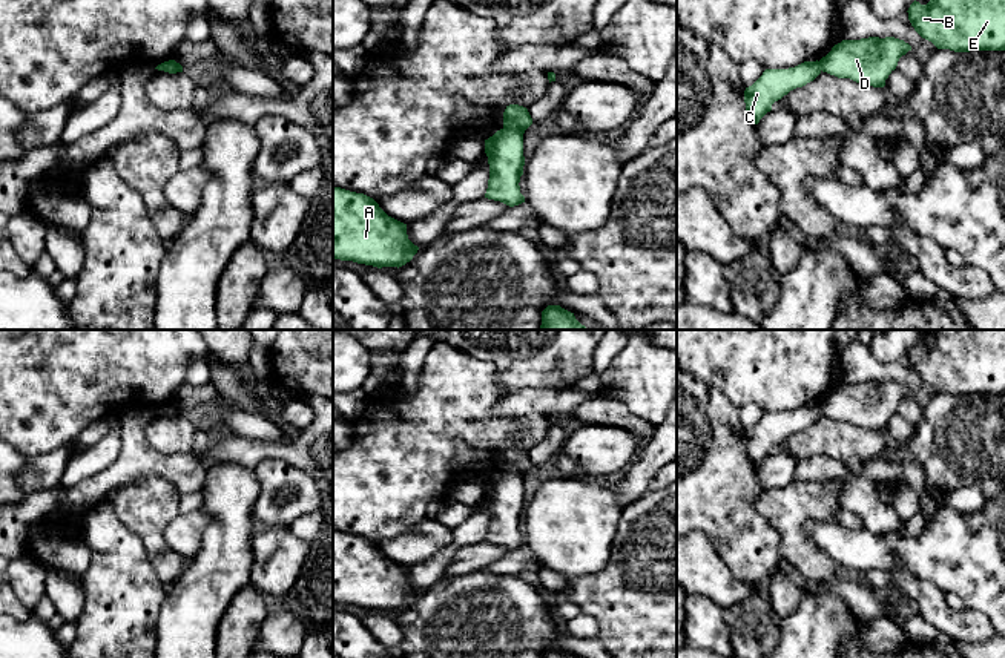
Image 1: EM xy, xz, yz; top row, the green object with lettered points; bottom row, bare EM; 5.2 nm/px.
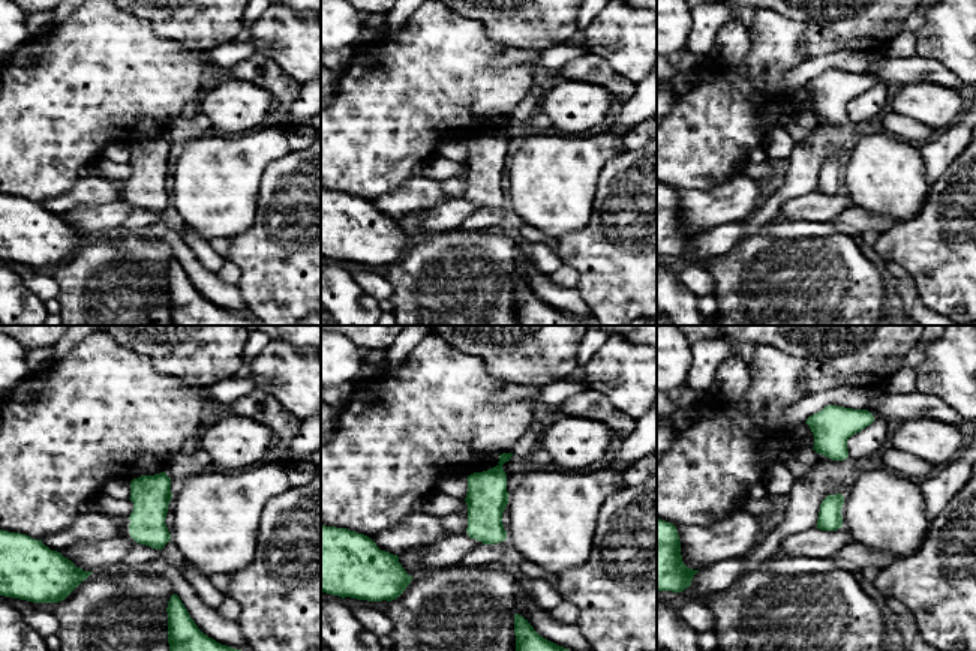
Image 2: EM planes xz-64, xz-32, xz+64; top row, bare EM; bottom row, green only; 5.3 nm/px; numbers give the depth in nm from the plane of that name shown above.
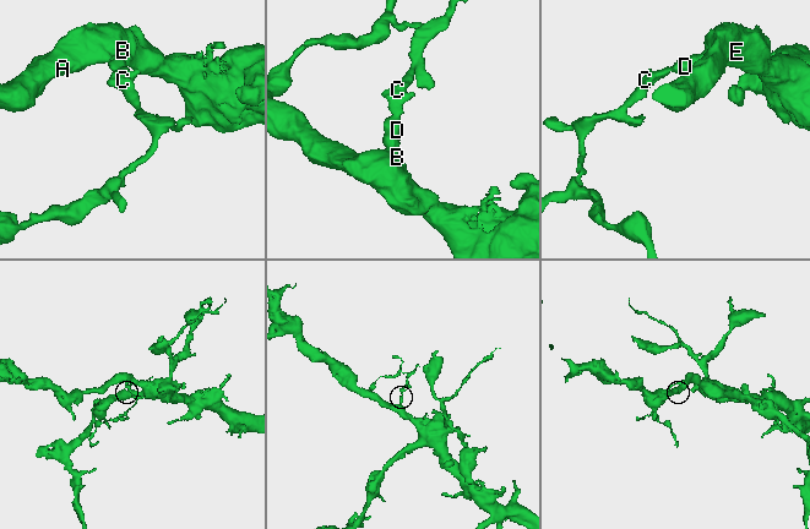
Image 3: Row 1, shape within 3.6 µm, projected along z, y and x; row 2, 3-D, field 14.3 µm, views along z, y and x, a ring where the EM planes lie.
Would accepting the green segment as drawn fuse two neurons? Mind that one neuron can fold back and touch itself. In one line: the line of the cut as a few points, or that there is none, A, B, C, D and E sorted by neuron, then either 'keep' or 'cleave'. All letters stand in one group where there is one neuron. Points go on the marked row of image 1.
xz (504, 126), (523, 132) | A B D E / C | cleave

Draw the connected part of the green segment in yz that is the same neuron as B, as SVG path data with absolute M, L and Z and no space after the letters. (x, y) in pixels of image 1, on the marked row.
M1005 0L913 2L908 20L937 49L1005 51Z

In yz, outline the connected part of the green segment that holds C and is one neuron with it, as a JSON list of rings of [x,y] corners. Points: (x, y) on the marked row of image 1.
[[[804,61],[789,69],[766,69],[744,90],[746,110],[753,124],[772,110],[772,104],[796,87],[802,87],[821,74],[819,61]]]

